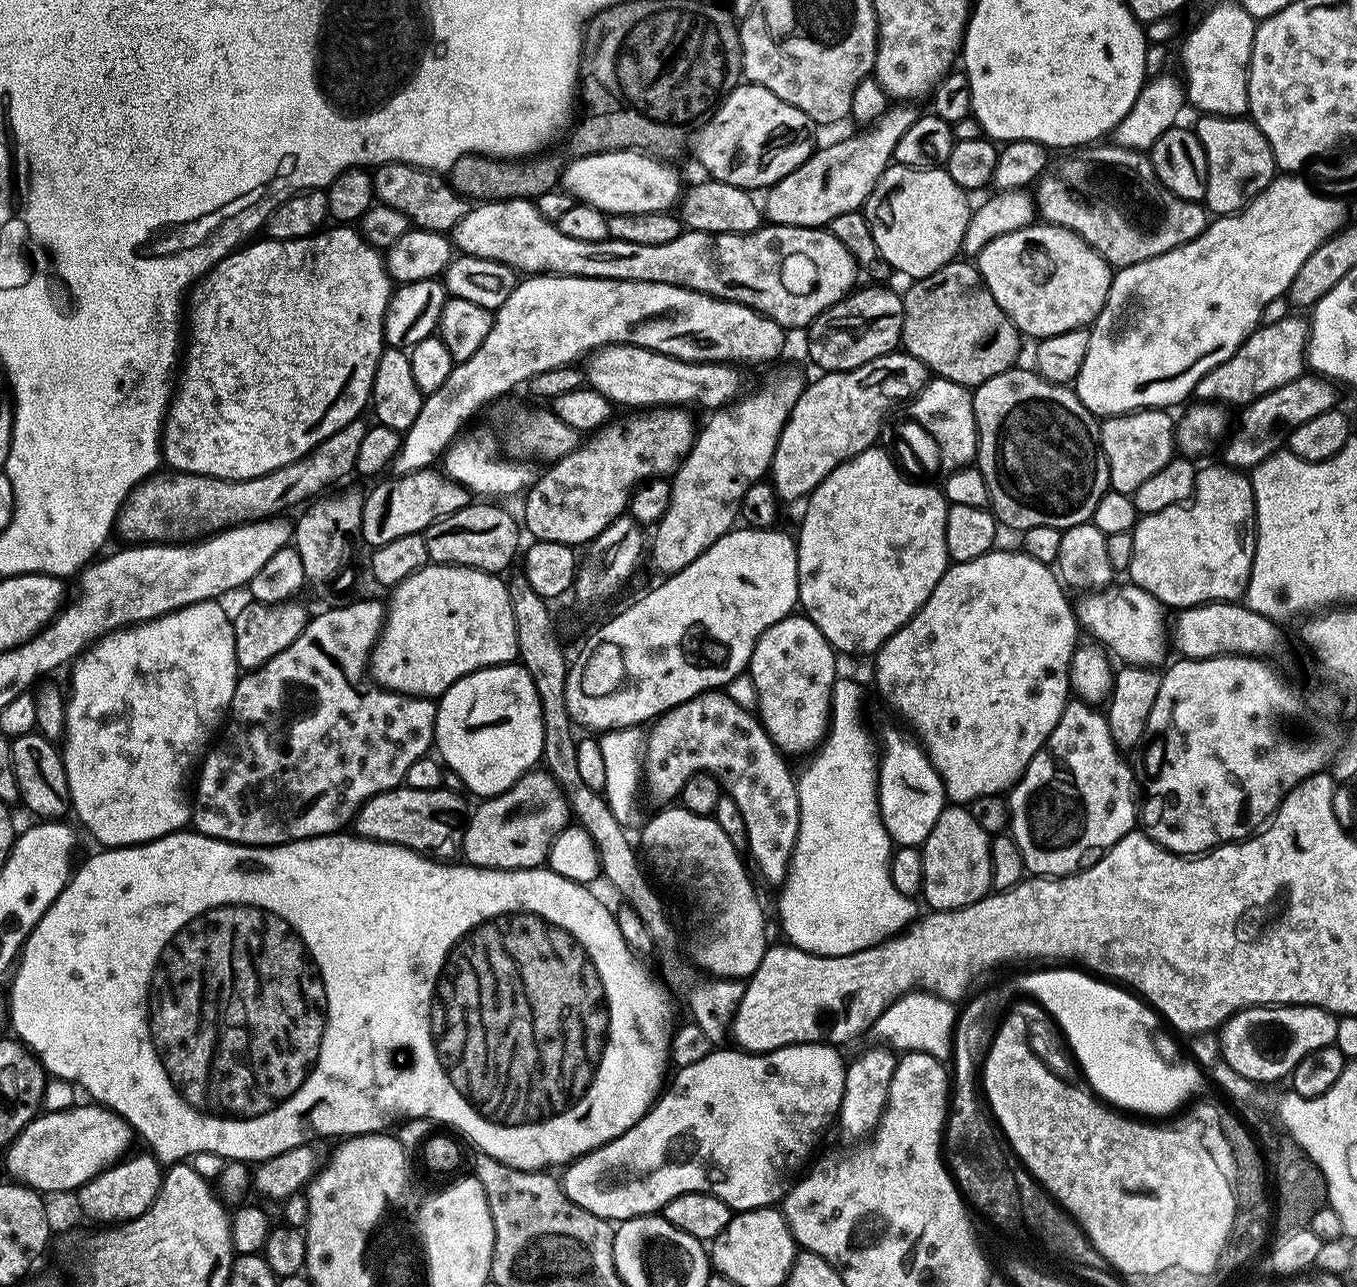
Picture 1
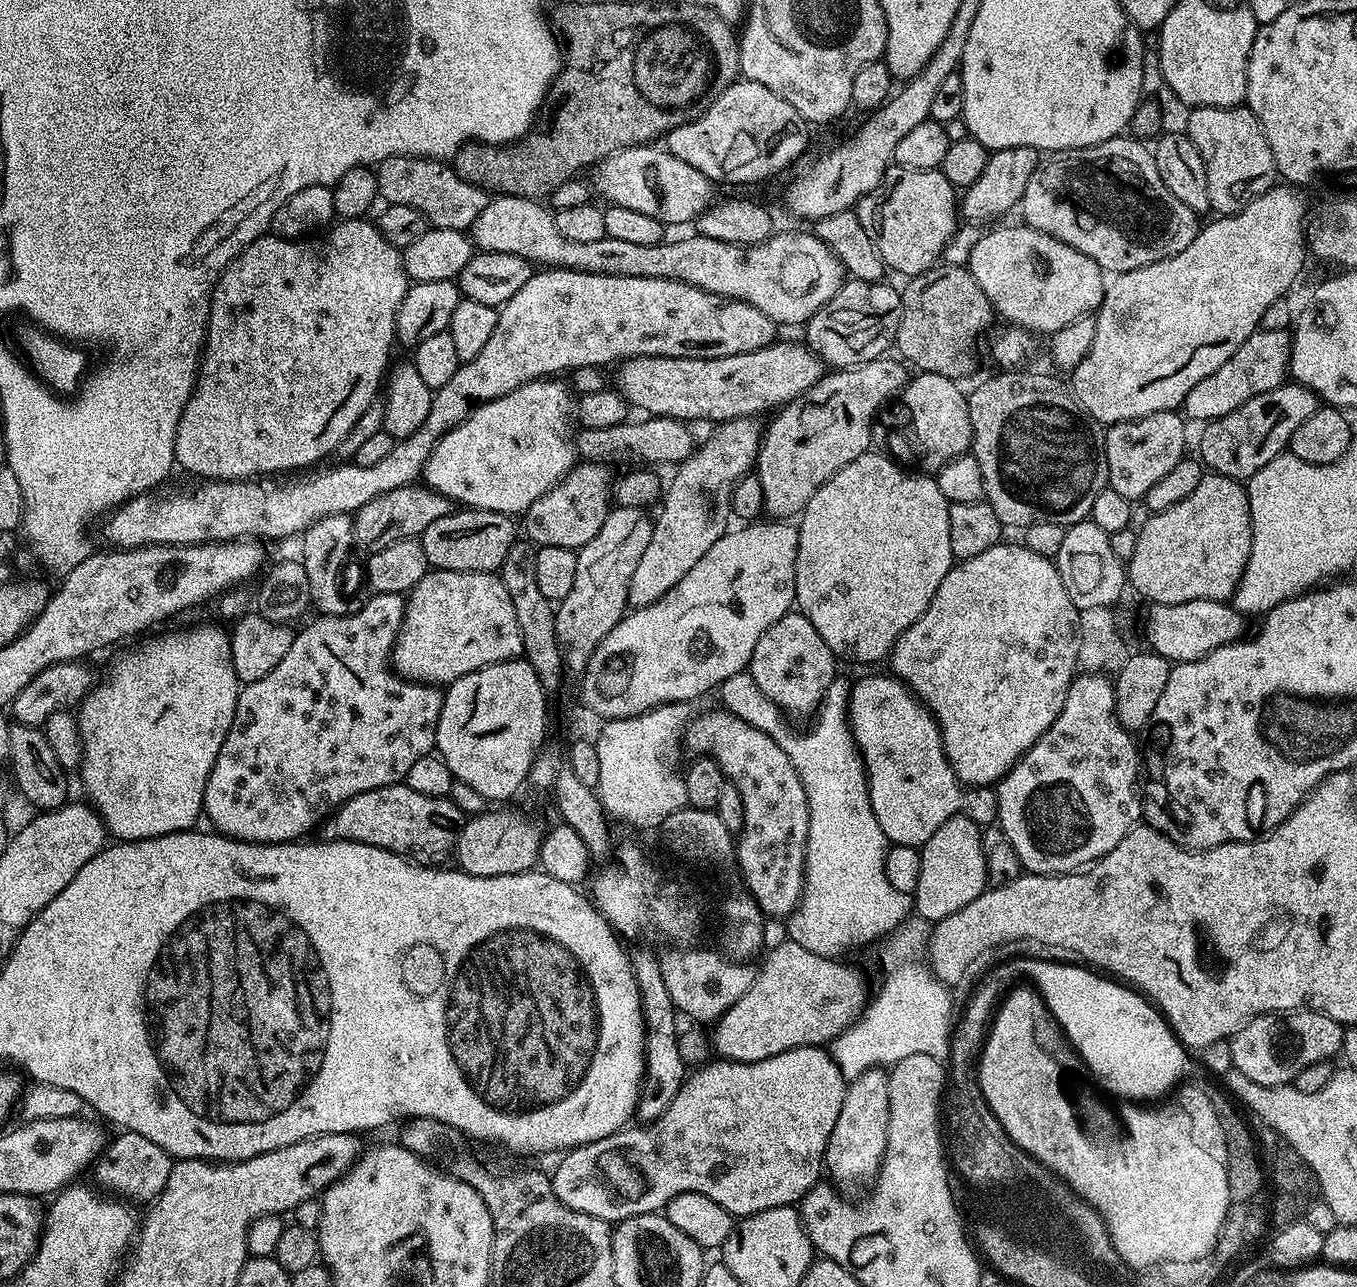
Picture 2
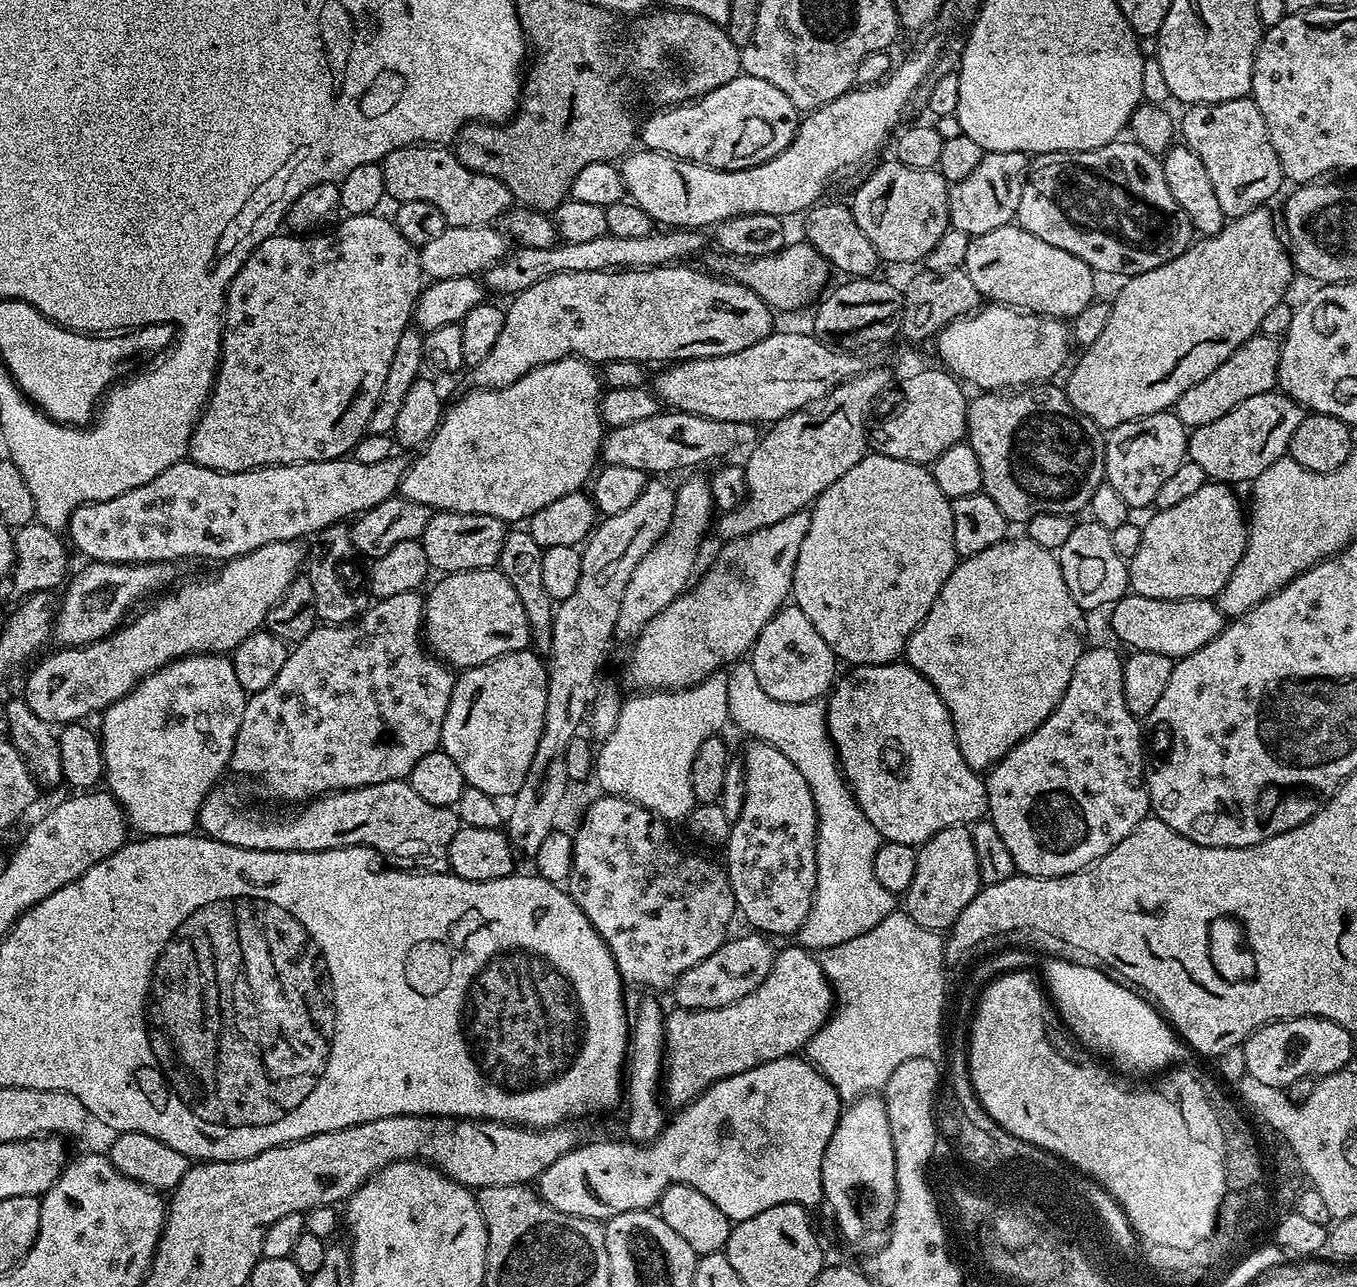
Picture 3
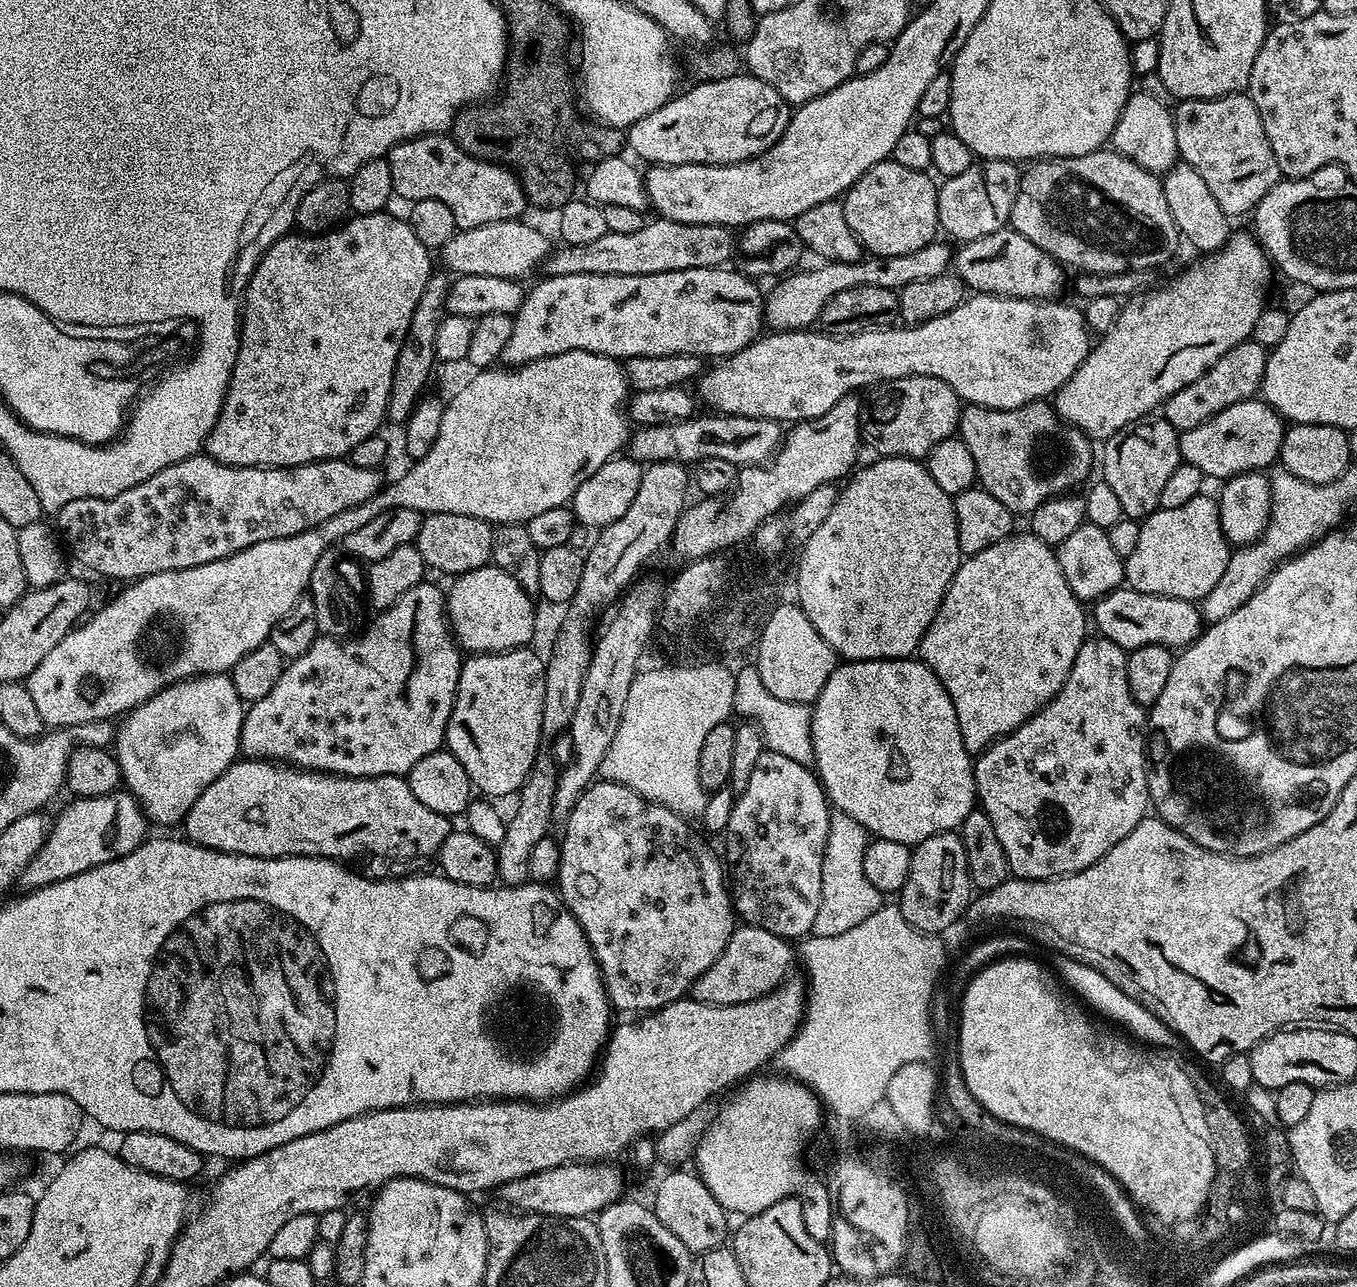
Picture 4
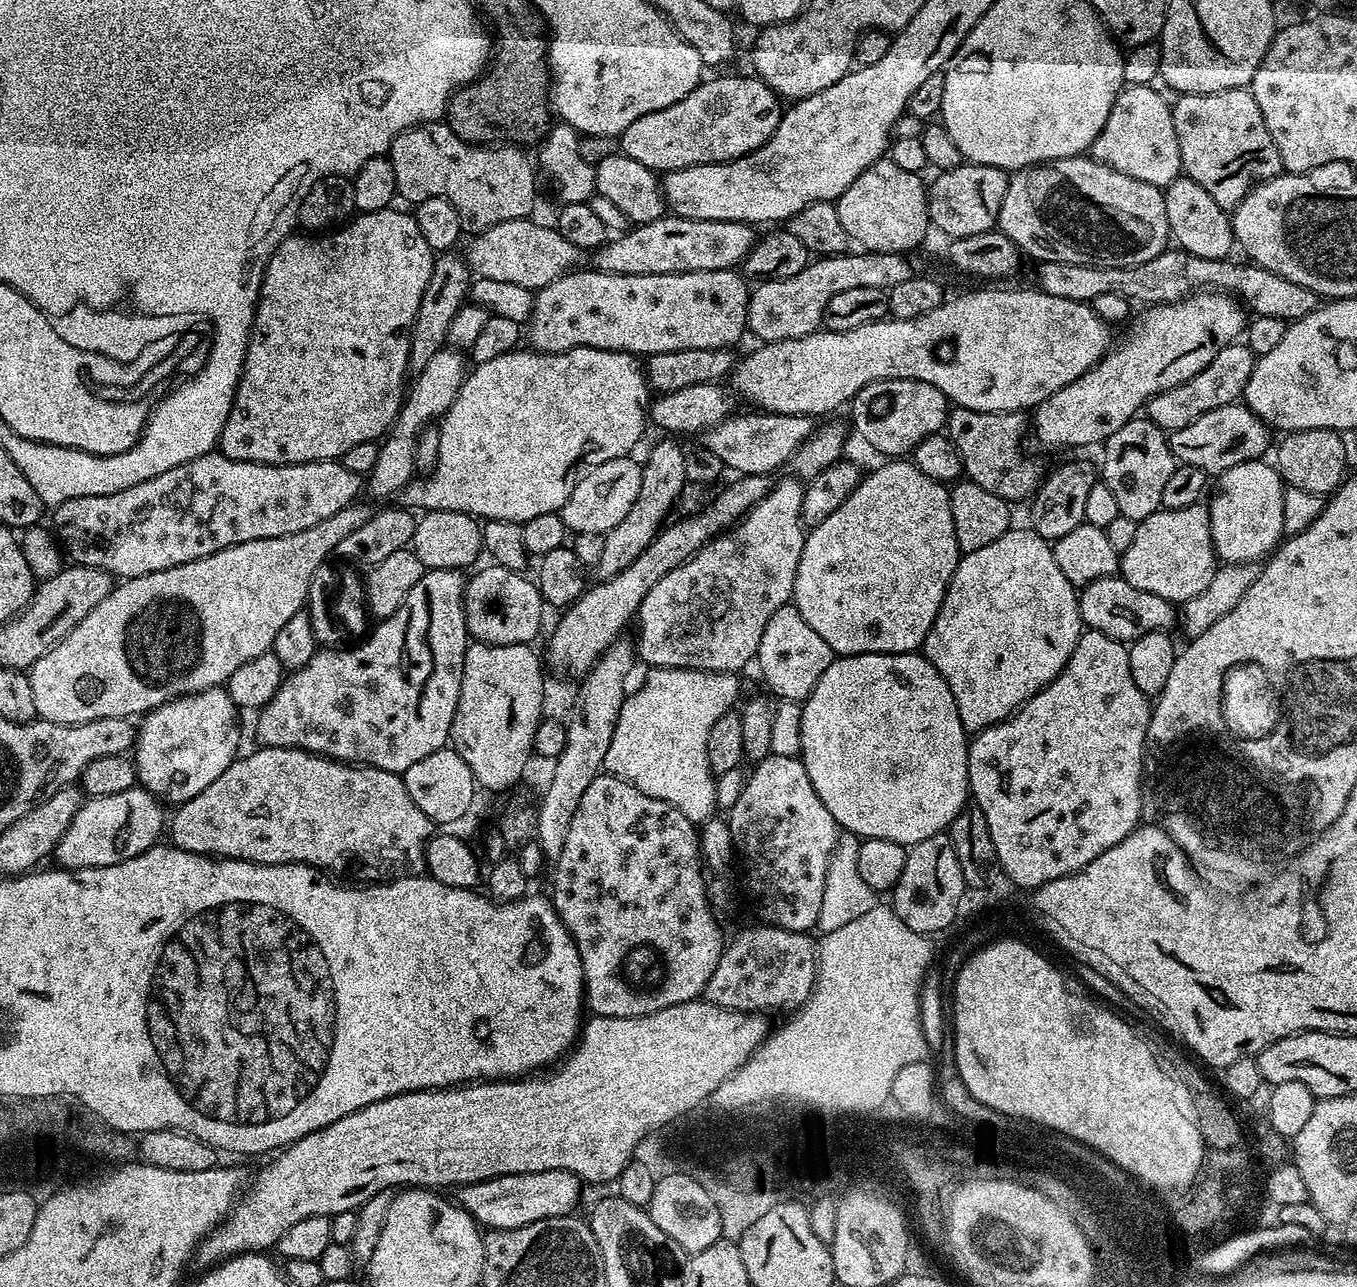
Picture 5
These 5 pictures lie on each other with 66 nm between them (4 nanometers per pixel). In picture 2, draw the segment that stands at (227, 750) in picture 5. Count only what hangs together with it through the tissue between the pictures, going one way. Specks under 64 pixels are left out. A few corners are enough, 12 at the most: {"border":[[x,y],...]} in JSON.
{"border":[[227,631],[128,653],[79,705],[120,842],[197,827],[242,685]]}

